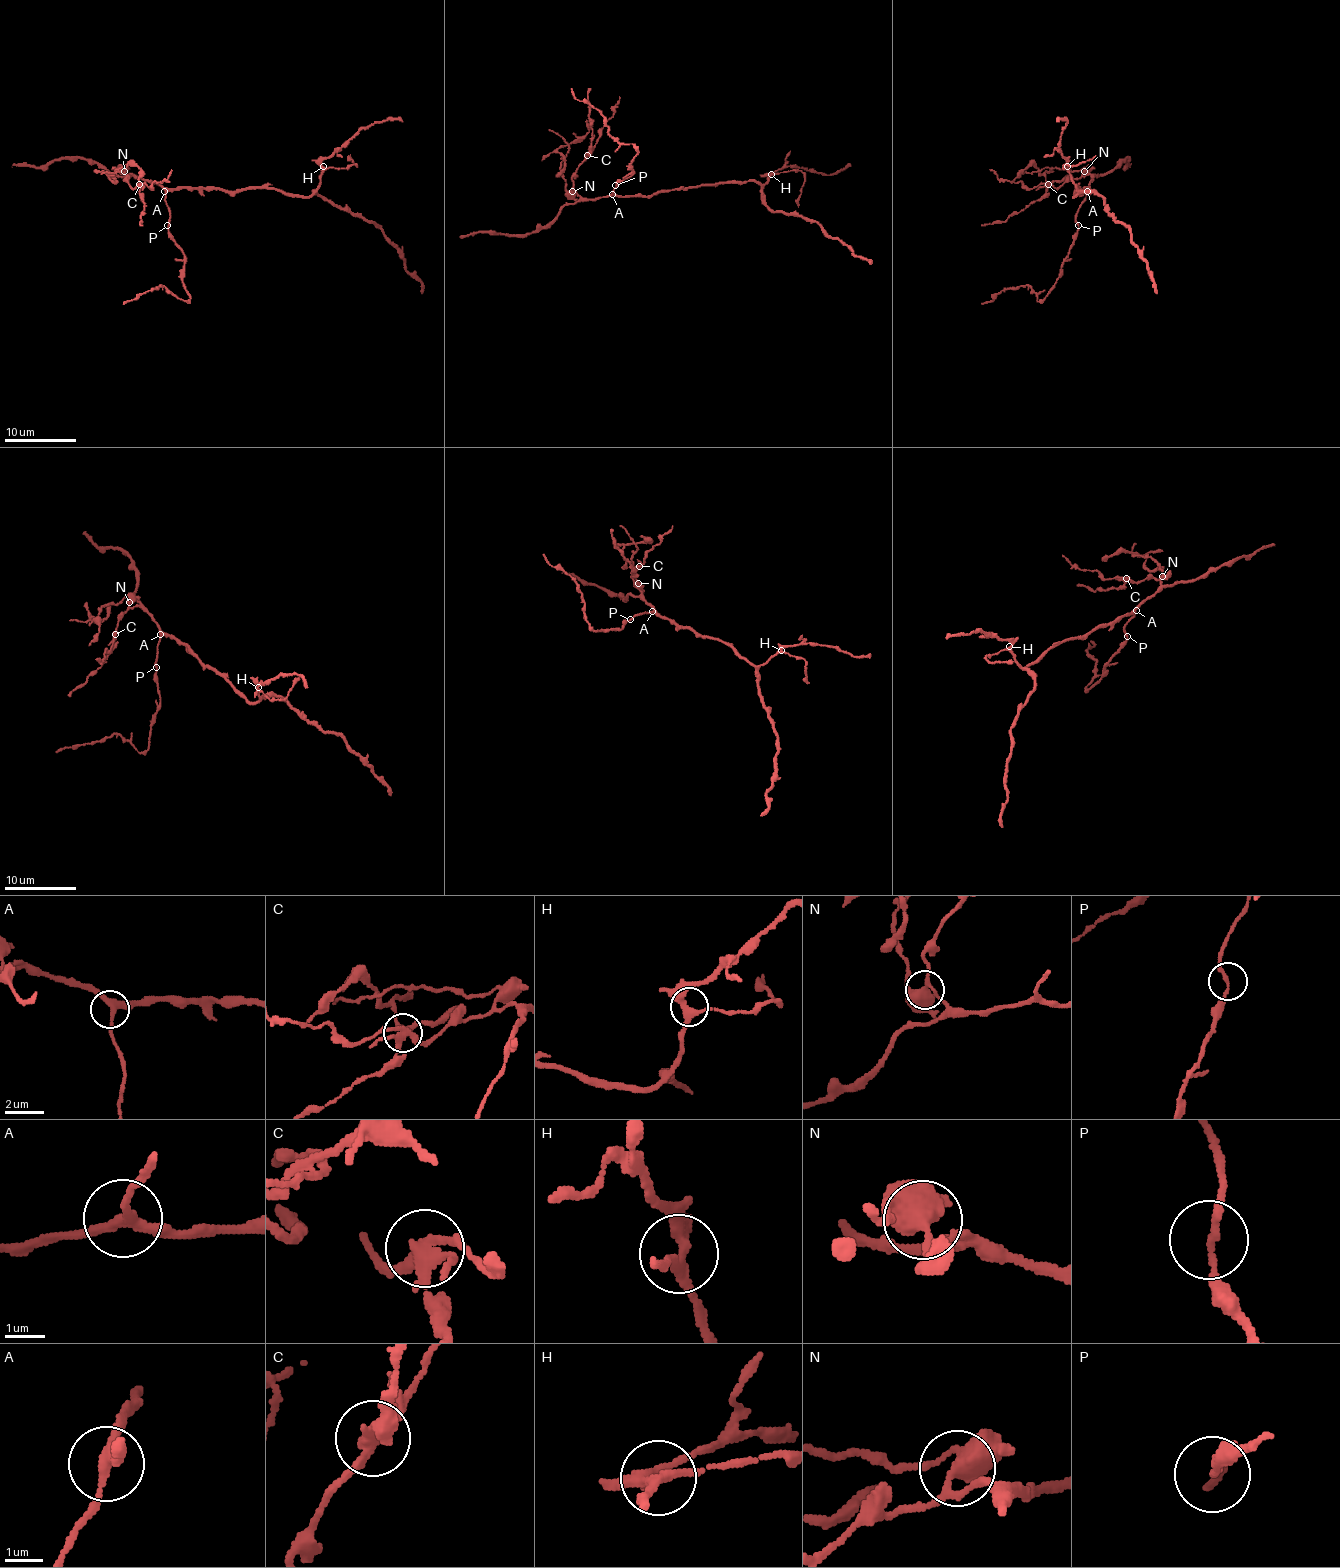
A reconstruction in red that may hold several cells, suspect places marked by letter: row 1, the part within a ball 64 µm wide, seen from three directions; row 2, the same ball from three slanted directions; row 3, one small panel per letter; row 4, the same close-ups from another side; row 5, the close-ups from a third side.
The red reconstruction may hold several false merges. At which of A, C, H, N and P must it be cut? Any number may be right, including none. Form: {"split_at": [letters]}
{"split_at": ["C", "N", "P"]}

